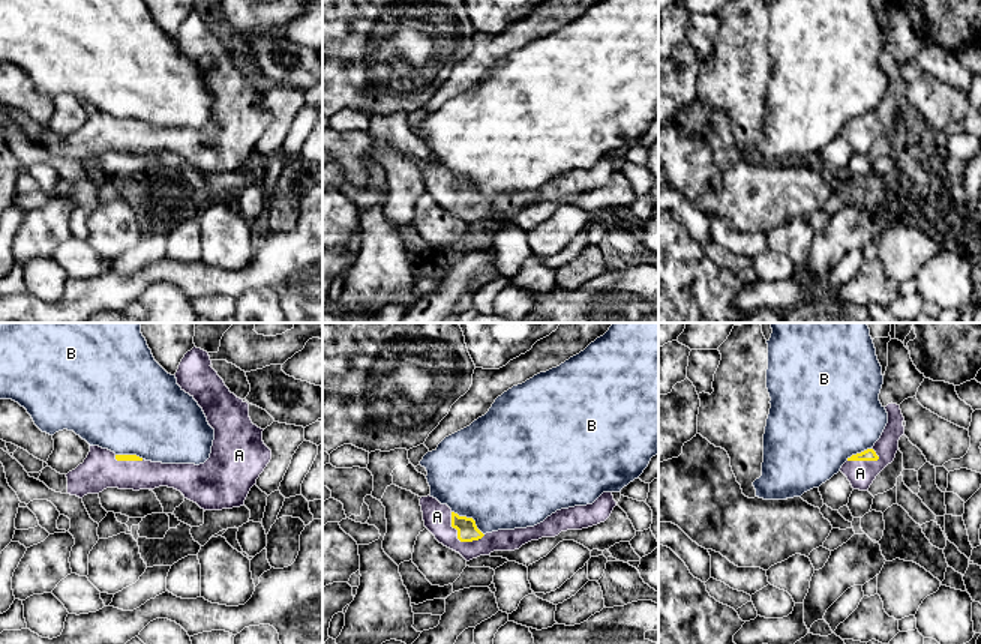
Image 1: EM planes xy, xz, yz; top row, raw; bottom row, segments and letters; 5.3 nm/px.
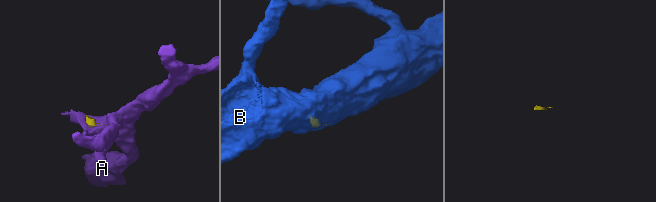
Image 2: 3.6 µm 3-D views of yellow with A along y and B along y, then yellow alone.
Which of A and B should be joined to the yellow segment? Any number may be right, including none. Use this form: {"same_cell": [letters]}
{"same_cell": ["A"]}

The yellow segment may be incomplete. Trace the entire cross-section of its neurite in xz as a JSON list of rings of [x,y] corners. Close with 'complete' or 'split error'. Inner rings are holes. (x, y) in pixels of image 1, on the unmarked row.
[[[603,156],[592,168],[561,173],[543,186],[514,194],[483,198],[472,182],[459,180],[447,168],[428,159],[420,162],[424,191],[444,210],[459,216],[466,225],[494,215],[514,215],[542,201],[555,201],[561,195],[582,194],[604,186],[616,165],[612,156]]]; split error

